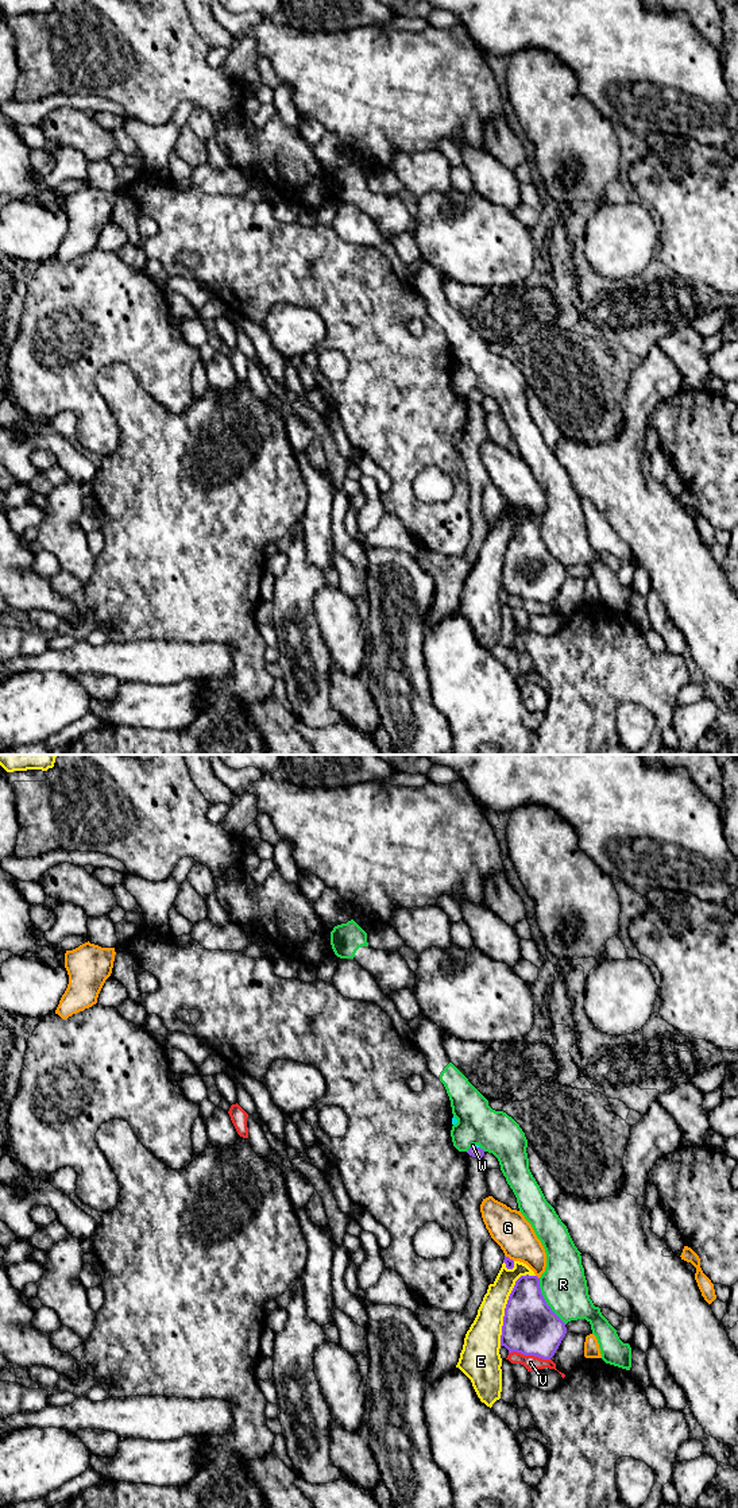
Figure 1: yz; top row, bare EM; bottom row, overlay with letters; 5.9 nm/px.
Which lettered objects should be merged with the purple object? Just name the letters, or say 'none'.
W

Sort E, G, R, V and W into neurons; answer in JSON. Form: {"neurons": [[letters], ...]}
{"neurons": [["E"], ["G"], ["R"], ["V"], ["W"]]}

